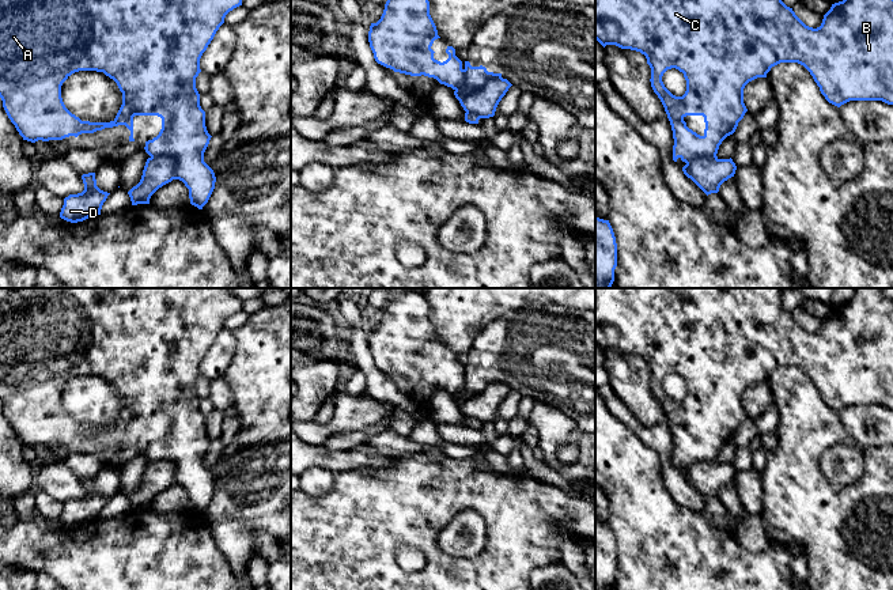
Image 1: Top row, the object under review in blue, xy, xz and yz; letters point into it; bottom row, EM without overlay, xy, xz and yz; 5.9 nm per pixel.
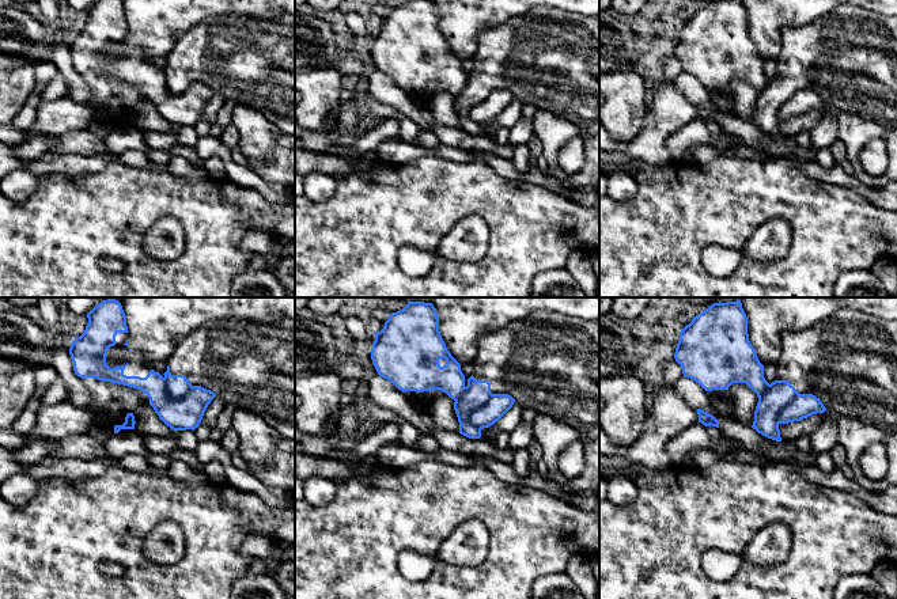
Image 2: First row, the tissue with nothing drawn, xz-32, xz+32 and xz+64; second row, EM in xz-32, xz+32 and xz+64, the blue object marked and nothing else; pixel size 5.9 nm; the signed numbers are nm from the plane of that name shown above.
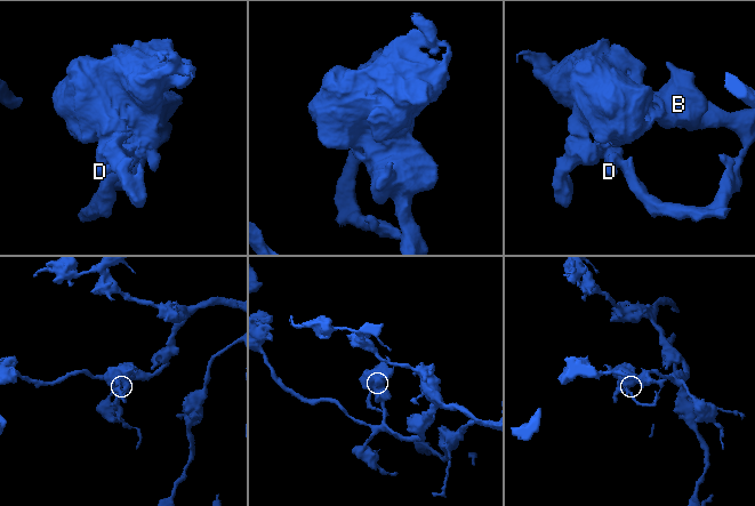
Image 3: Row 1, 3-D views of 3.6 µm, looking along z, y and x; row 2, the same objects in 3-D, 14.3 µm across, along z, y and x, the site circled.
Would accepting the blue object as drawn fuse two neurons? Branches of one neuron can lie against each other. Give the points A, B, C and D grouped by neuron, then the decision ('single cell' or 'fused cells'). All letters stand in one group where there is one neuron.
A B C / D | fused cells

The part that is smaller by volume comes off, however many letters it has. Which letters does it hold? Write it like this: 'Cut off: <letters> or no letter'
Cut off: D

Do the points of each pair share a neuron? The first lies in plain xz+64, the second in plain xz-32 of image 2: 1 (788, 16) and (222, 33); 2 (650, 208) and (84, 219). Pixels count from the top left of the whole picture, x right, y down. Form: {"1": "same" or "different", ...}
{"1": "different", "2": "same"}

